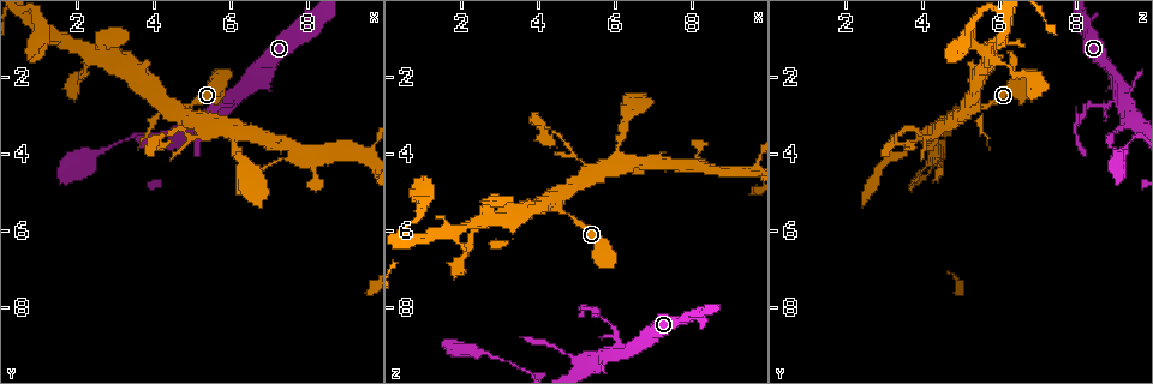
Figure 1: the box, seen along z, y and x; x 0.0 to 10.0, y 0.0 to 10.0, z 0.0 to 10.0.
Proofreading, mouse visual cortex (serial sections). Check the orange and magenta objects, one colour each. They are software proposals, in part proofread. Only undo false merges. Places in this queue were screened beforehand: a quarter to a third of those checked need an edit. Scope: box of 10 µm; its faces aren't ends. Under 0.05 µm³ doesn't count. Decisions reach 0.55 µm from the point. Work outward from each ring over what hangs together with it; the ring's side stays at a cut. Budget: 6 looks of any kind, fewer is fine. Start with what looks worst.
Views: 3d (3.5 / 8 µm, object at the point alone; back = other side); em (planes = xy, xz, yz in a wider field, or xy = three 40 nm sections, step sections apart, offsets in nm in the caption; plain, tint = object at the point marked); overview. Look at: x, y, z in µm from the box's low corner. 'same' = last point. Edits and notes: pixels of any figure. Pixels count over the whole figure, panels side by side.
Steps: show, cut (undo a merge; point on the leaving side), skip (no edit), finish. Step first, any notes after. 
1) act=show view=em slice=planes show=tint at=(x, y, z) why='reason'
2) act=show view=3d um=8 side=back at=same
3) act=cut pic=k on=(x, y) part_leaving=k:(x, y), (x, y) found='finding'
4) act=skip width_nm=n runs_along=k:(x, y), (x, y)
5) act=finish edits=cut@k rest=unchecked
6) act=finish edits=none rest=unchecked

act=show view=3d um=3.5 at=(6.00, 2.55, 9.10) why='abrupt turn'

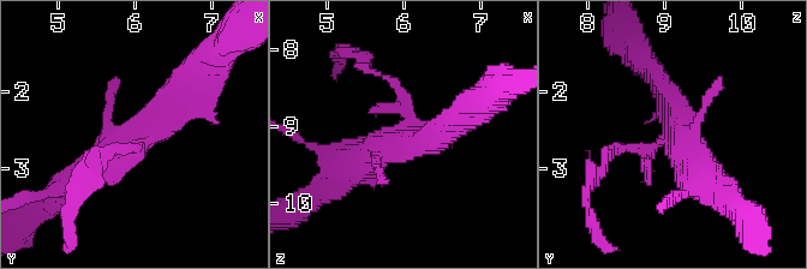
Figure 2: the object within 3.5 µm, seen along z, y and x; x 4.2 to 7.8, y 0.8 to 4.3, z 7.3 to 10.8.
act=show view=em slice=planes show=tint at=(6.00, 2.60, 9.15)

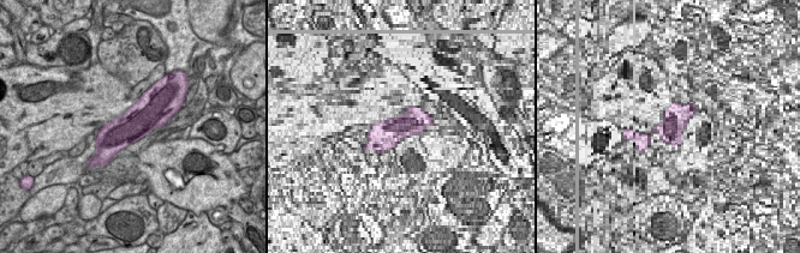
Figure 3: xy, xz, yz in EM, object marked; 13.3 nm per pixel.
act=skip runs_along=2:(187, 81), (73, 184) found='one cell here'

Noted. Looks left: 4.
act=show view=3d um=3.5 side=back at=(5.40, 3.30, 4.50) why='sharp bend'

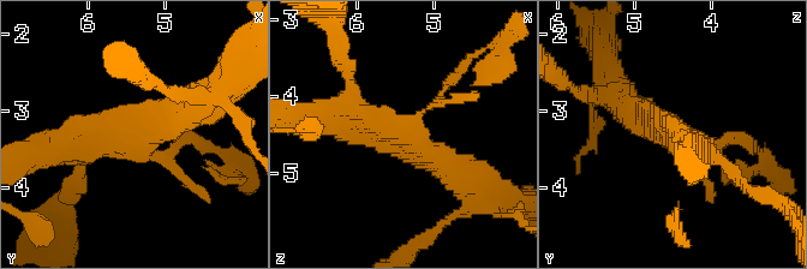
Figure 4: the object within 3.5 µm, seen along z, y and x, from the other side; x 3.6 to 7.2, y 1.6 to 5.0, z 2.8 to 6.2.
act=show view=em slice=xy step=5 show=tint at=(5.35, 3.25, 4.50)

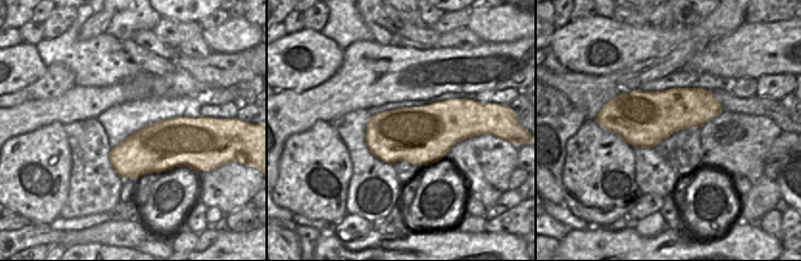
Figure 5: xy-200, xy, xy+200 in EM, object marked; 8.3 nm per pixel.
act=skip runs_along=4:(466, 183), (407, 135), (333, 113) found='one cell here'

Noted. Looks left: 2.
act=finish edits=none rest=unchecked

